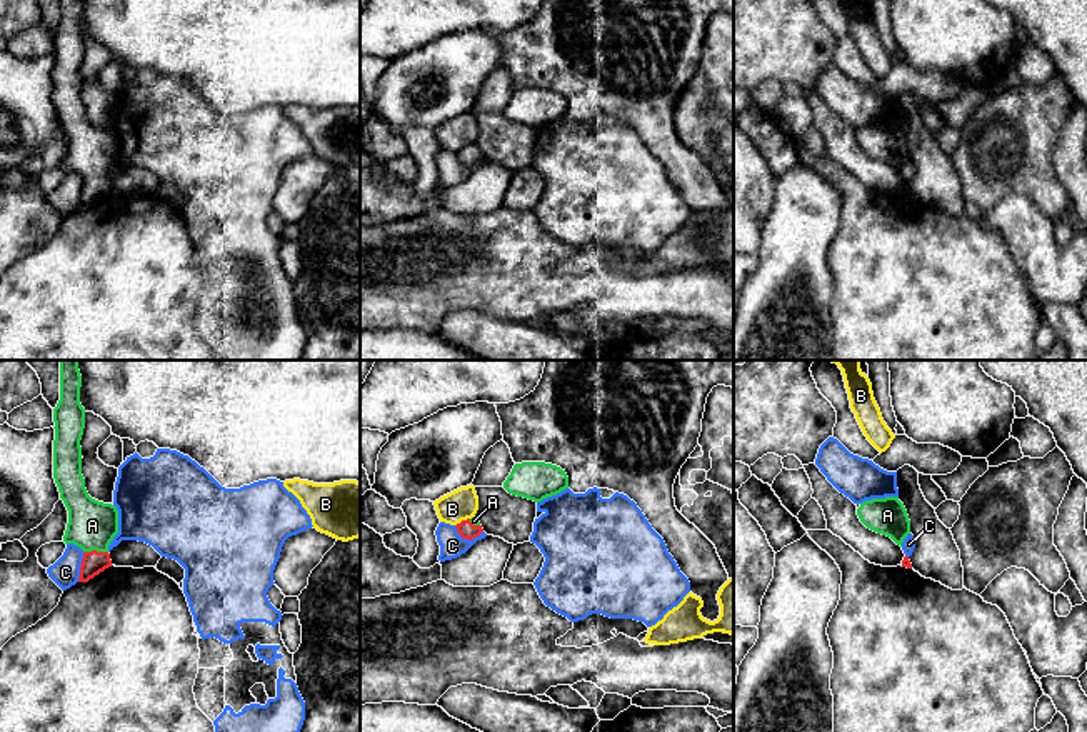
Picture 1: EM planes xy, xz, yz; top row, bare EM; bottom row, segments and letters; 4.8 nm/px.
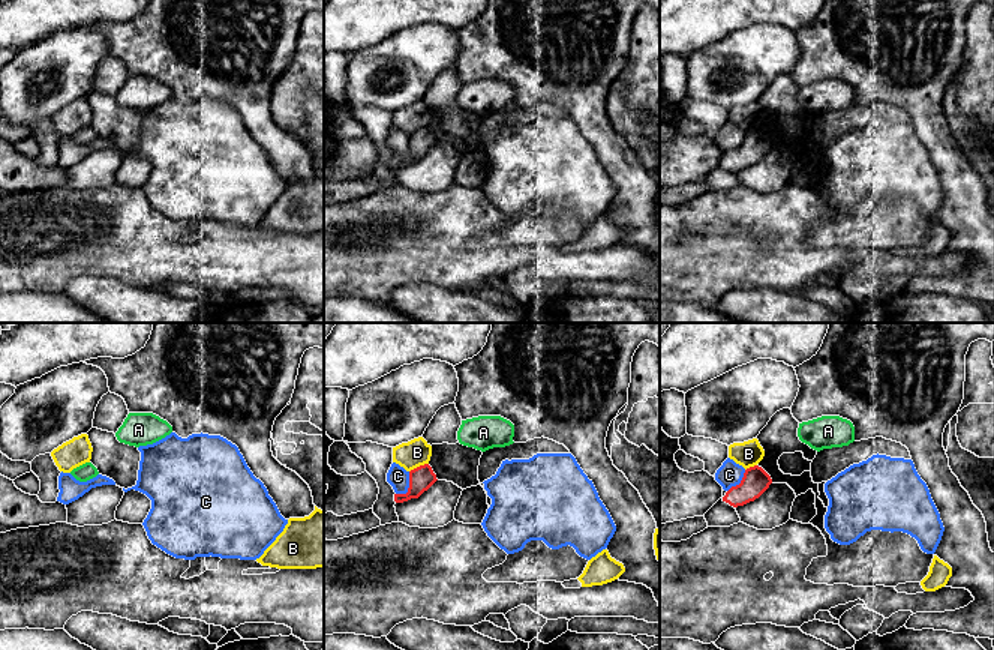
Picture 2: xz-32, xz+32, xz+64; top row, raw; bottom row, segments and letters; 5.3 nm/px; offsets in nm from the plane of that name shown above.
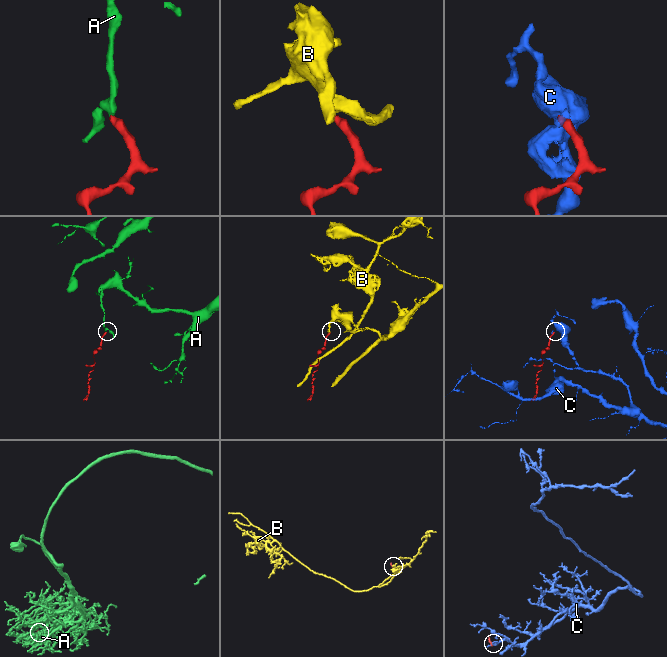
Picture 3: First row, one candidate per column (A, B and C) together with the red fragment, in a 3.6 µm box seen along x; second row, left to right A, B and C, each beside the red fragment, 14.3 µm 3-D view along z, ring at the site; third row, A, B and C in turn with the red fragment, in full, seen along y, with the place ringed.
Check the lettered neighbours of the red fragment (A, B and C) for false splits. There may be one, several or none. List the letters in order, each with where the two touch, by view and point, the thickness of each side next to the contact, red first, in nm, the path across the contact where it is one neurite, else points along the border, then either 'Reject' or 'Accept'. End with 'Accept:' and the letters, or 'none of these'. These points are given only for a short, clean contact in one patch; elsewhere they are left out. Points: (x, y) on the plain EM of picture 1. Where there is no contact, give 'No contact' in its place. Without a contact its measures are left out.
A: Touches red at xy (95, 177). Thickness 120 nm (red) against 240 nm. Path across: xy (94, 189), (95, 177), (92, 152). Accept
B: Touches red at xz (462, 147). Thickness 80 nm (red) against 150 nm. Boundary: xz (469, 144), (455, 152). Reject
C: Touches red at xz (467, 165). Thickness 80 nm (red) against 120 nm. Boundary: xz (454, 152), (467, 165), (474, 165), (482, 157). Reject
Accept: A

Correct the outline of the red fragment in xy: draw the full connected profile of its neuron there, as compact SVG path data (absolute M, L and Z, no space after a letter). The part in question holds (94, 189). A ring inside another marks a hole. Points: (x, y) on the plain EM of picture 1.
M60 0L60 27L53 35L53 105L68 137L63 168L83 177L78 208L88 208L112 193L108 172L118 160L118 137L92 125L85 115L80 73L85 35L80 13L80 0Z

